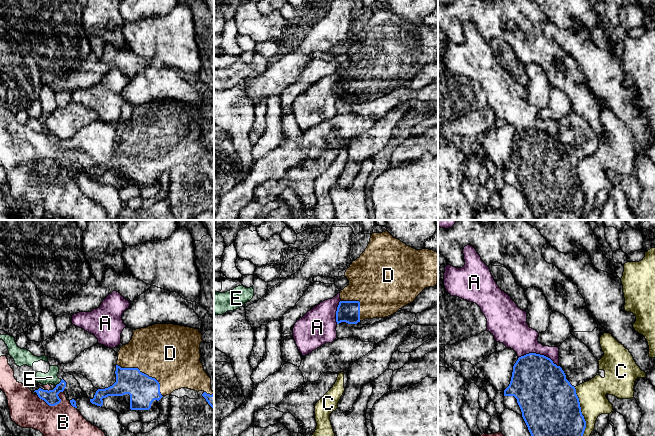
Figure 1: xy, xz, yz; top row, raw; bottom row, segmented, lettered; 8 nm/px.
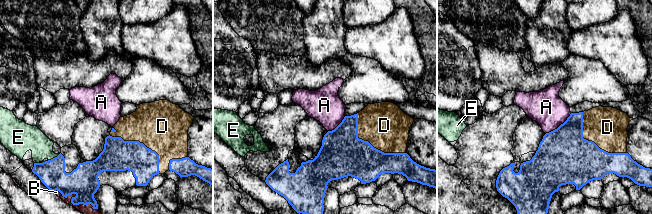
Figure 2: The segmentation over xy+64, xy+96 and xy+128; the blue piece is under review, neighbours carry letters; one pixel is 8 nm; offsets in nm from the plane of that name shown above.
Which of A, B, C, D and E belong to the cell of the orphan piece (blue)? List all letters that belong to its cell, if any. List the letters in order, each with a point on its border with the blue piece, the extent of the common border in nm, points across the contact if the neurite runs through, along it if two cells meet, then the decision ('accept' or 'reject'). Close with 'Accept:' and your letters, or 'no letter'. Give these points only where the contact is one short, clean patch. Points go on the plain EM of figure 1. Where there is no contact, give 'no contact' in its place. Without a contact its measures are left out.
A: contact yz (538, 130); length 340 nm; reject
B: contact xy (54, 181); length 220 nm; reject
C: contact yz (582, 191); length 460 nm; reject
D: contact xy (145, 150); length 440 nm; accept
E: contact xy (59, 159); length 70 nm; accept
Accept: D, E

